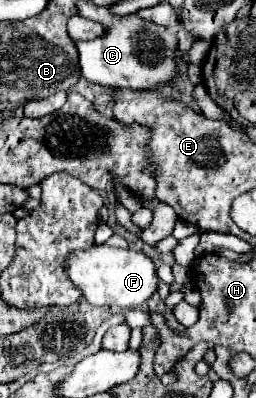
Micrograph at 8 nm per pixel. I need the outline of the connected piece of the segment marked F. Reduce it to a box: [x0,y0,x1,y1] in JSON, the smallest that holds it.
[66,244,158,310]

